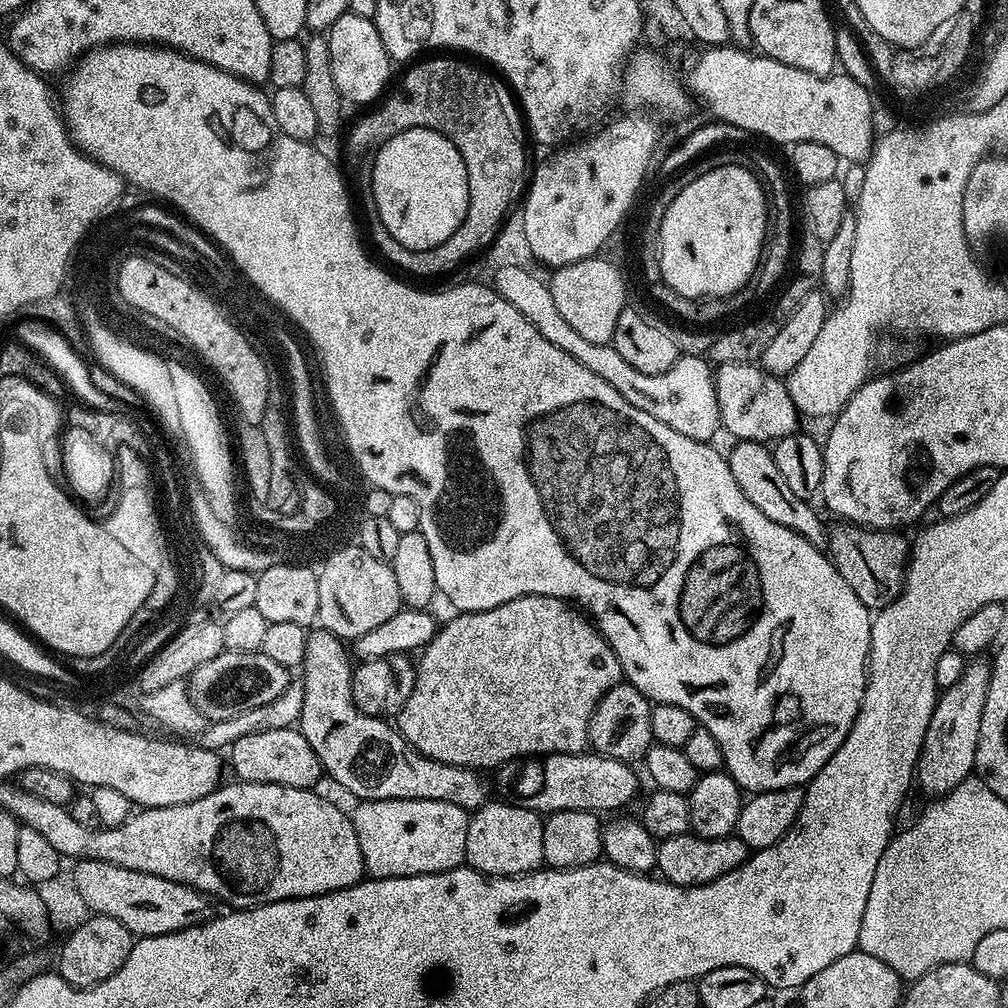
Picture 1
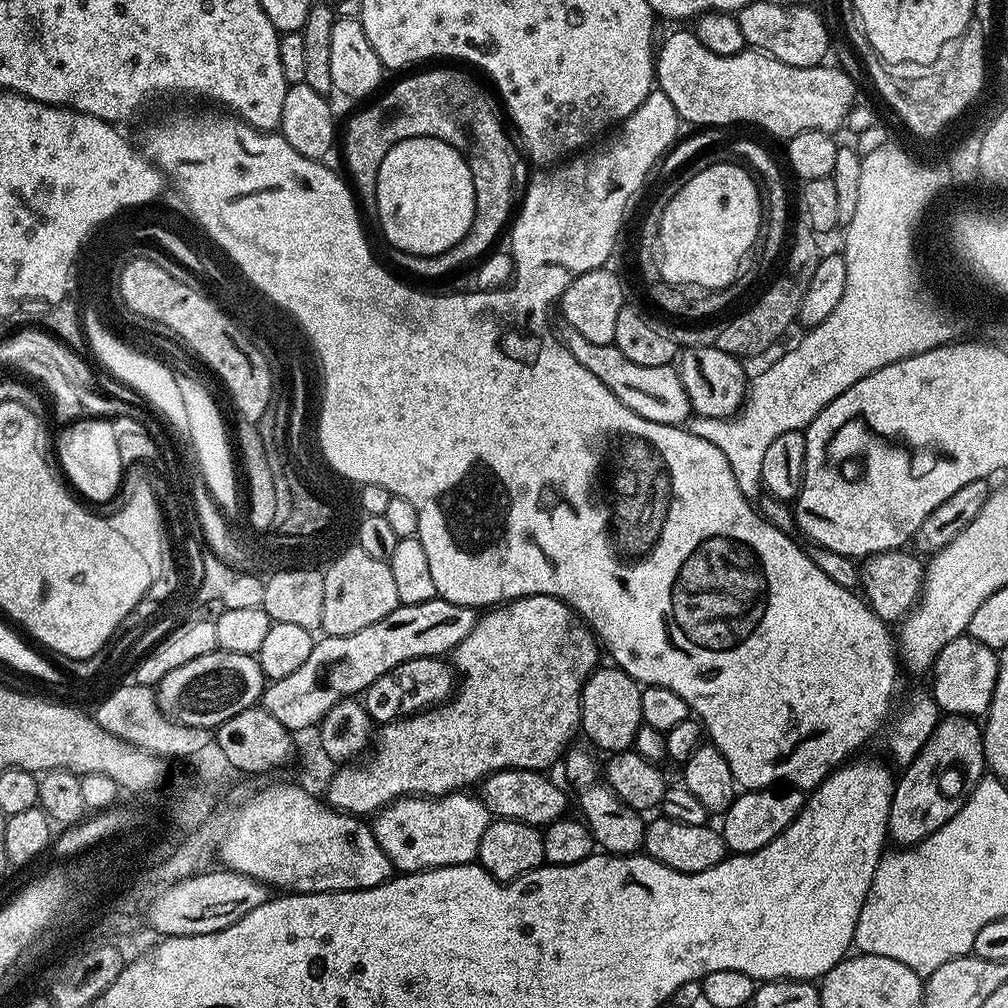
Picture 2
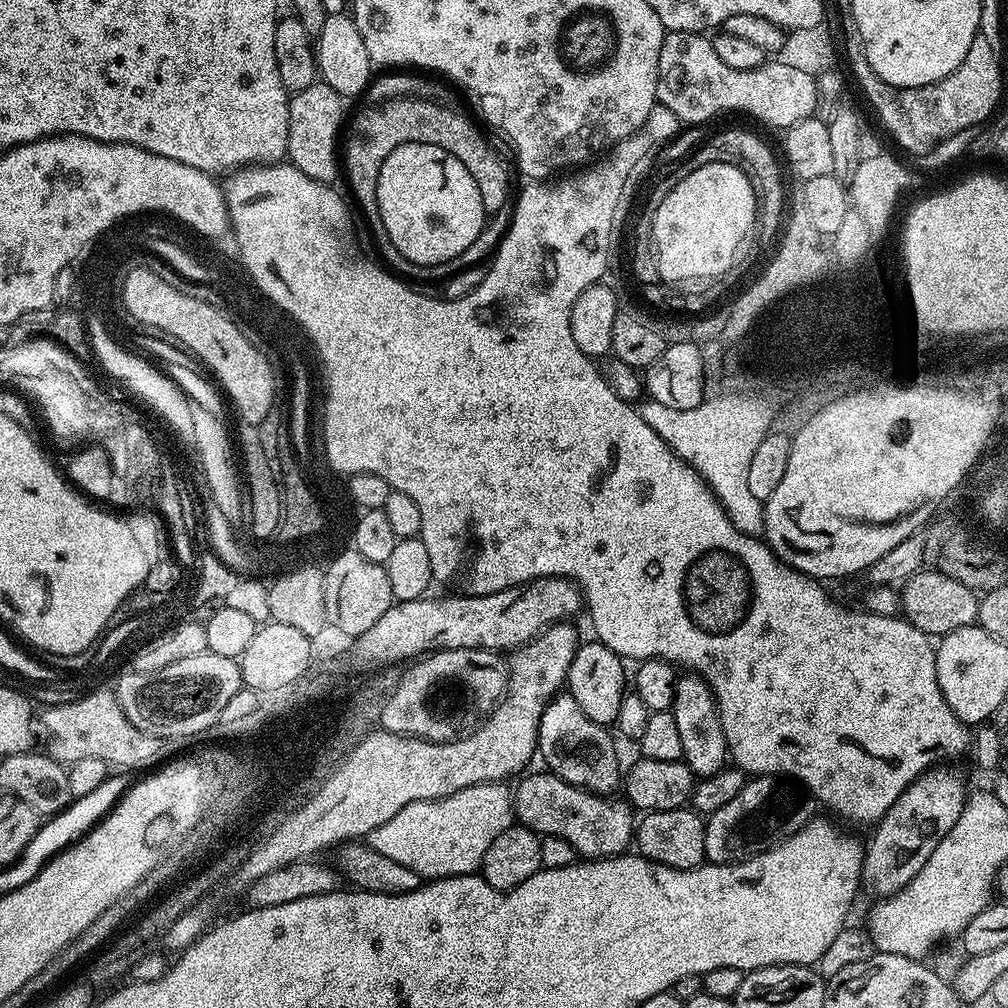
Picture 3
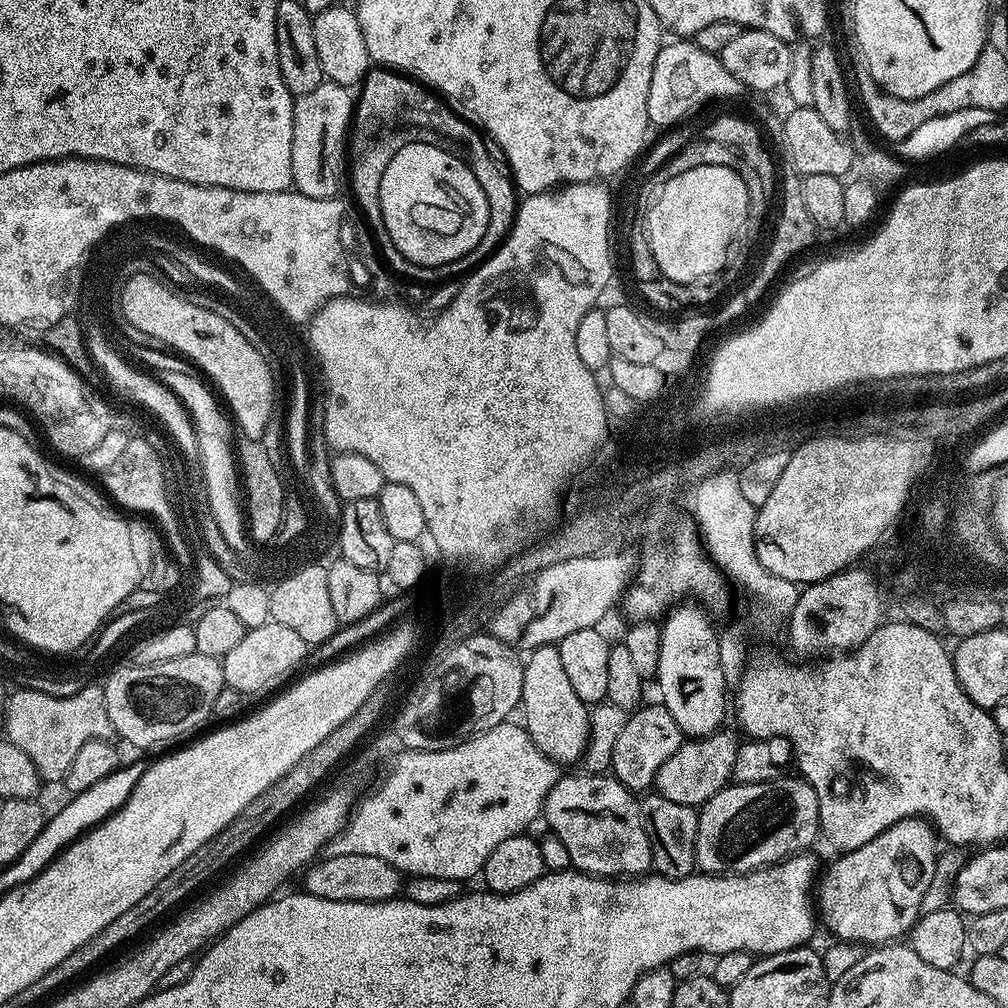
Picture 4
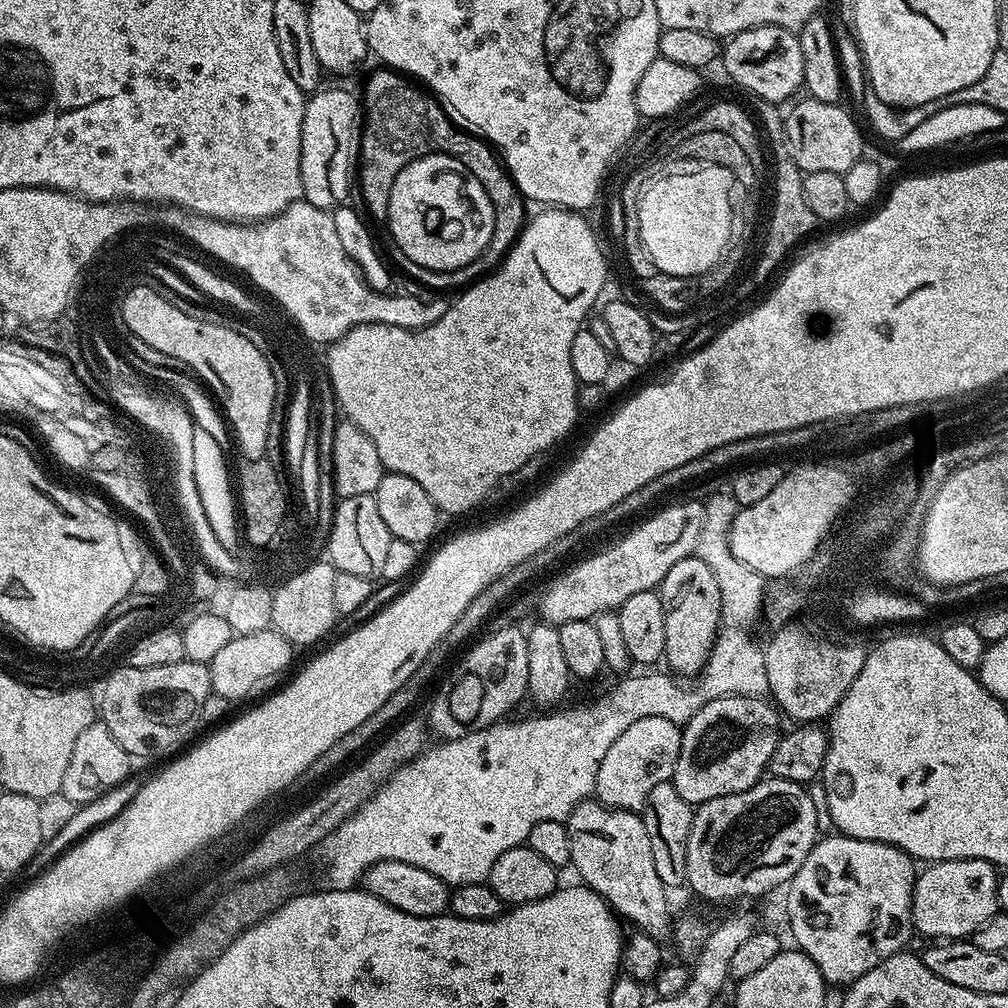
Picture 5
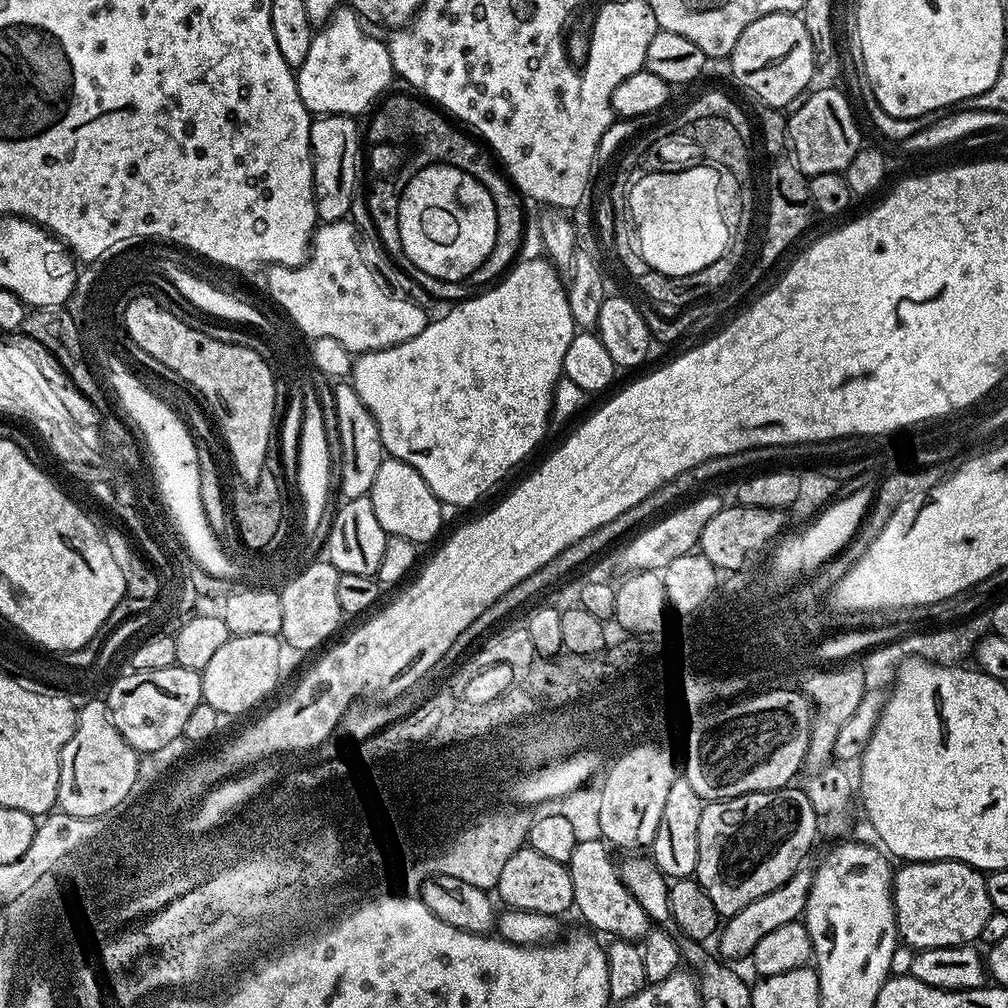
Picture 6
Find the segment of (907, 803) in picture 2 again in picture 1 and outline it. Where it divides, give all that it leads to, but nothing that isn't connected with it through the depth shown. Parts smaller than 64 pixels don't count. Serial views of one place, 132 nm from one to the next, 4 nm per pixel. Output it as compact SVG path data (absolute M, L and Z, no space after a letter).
M976 658L965 663L957 681L939 693L934 714L930 714L930 726L926 730L914 777L918 788L920 784L928 798L945 796L950 790L954 790L954 786L973 775L978 750L978 730L982 730L982 710L986 706L986 694L992 677L991 667L980 660L983 659Z

